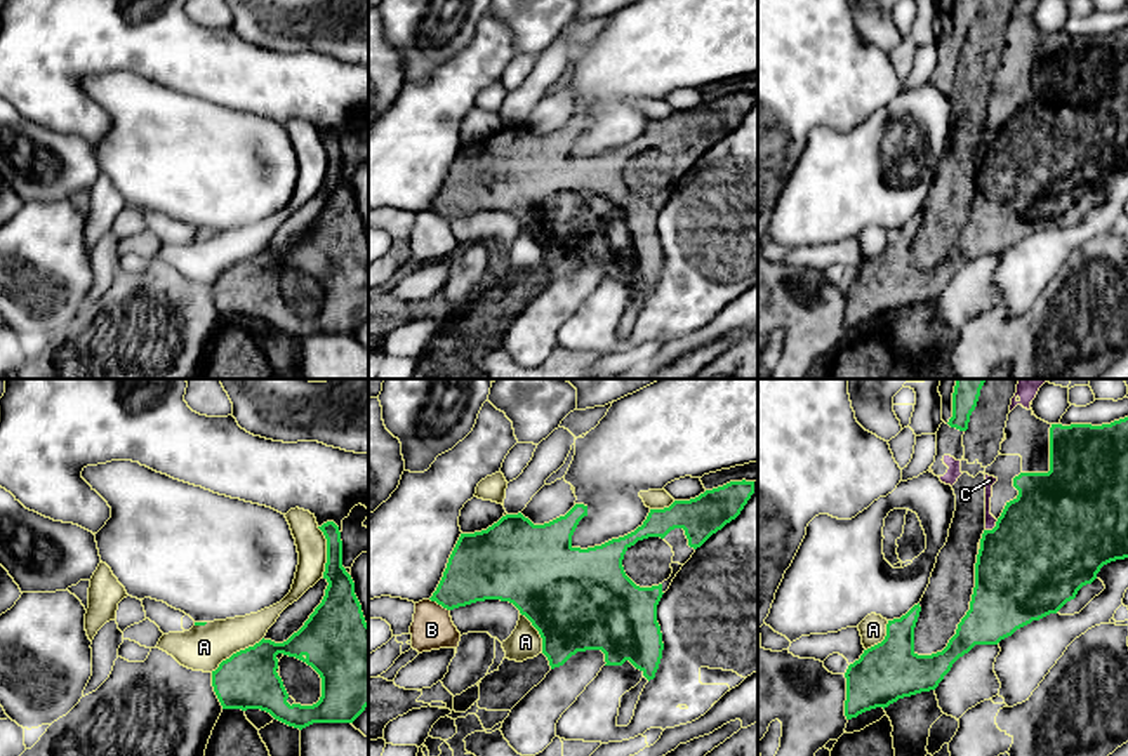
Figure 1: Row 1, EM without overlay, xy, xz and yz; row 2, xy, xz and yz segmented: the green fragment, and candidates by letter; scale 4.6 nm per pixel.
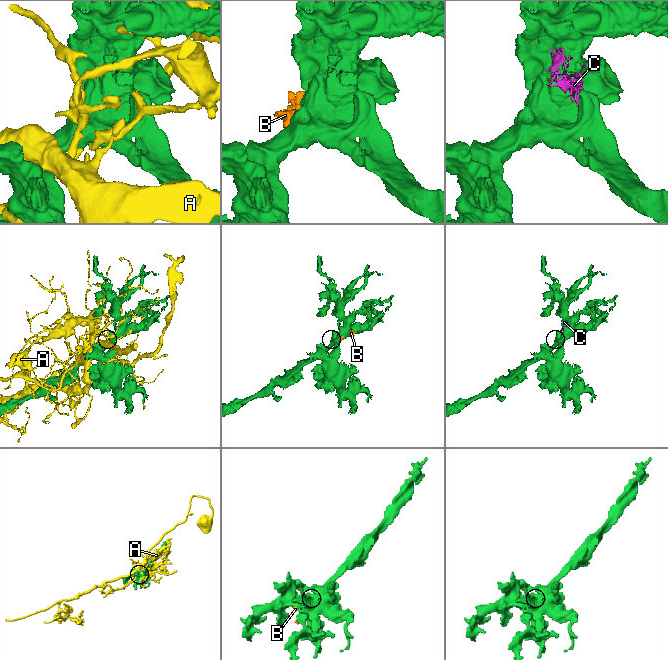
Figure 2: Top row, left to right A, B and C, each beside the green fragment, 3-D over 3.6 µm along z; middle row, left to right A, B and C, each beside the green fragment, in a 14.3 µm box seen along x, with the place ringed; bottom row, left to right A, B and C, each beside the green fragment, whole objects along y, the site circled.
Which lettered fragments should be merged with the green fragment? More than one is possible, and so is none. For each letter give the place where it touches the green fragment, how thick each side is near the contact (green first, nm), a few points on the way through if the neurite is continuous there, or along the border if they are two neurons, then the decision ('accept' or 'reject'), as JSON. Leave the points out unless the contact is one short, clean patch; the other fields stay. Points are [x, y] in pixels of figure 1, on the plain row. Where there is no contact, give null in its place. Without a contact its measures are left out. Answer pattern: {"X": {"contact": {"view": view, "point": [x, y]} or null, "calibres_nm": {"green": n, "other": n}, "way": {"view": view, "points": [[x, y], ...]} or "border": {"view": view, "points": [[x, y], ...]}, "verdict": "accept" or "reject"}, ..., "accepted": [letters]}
{"A": {"contact": {"view": "xy", "point": [237, 263]}, "calibres_nm": {"green": 280, "other": 200}, "verdict": "reject"}, "B": {"contact": {"view": "xz", "point": [440, 214]}, "calibres_nm": {"green": 300, "other": 190}, "border": {"view": "xz", "points": [[430, 209], [449, 221]]}, "verdict": "reject"}, "C": {"contact": {"view": "yz", "point": [995, 138]}, "calibres_nm": {"green": 500, "other": 50}, "verdict": "accept"}, "accepted": ["C"]}

